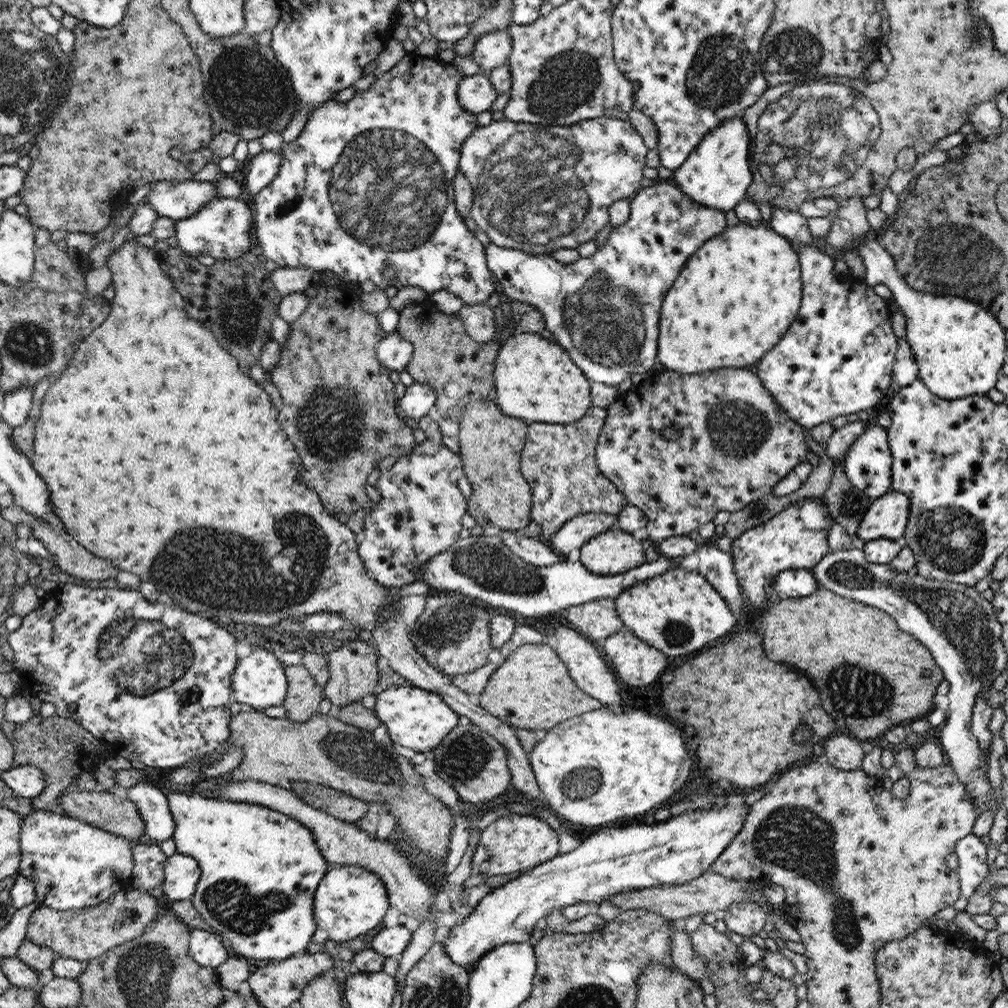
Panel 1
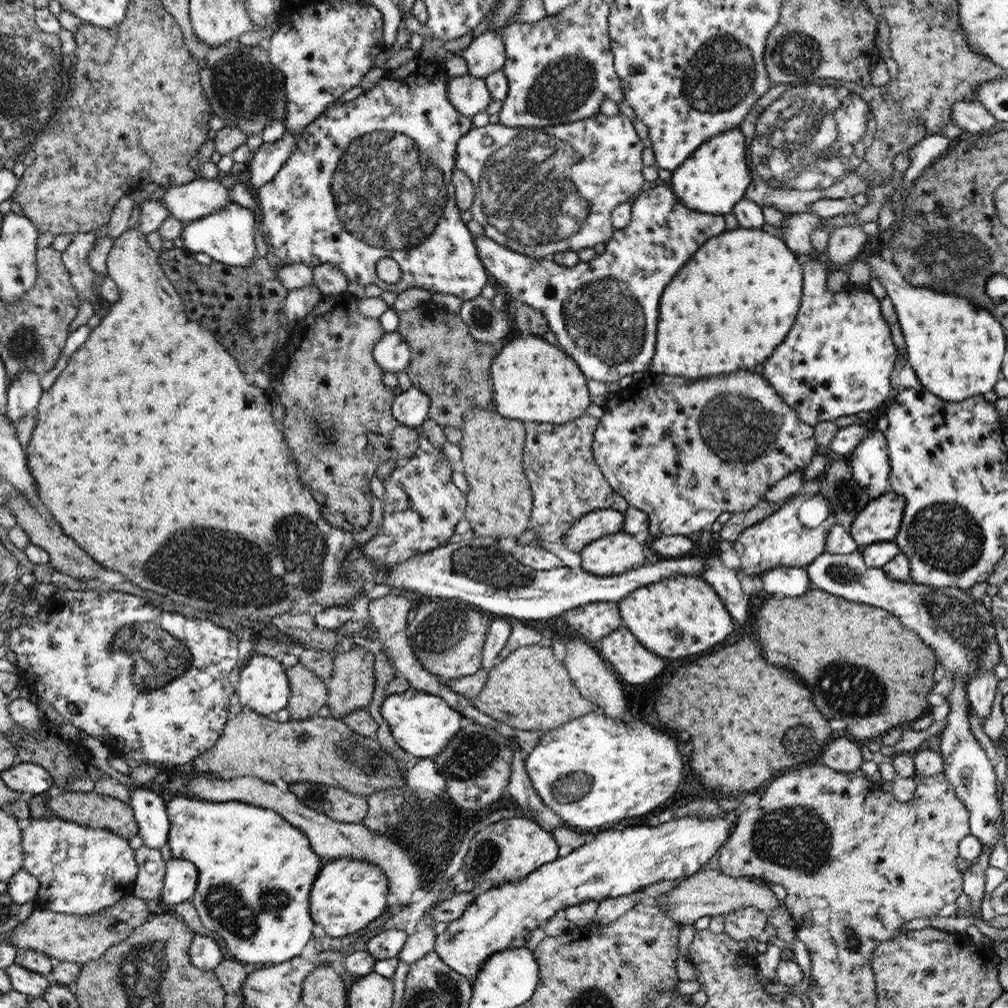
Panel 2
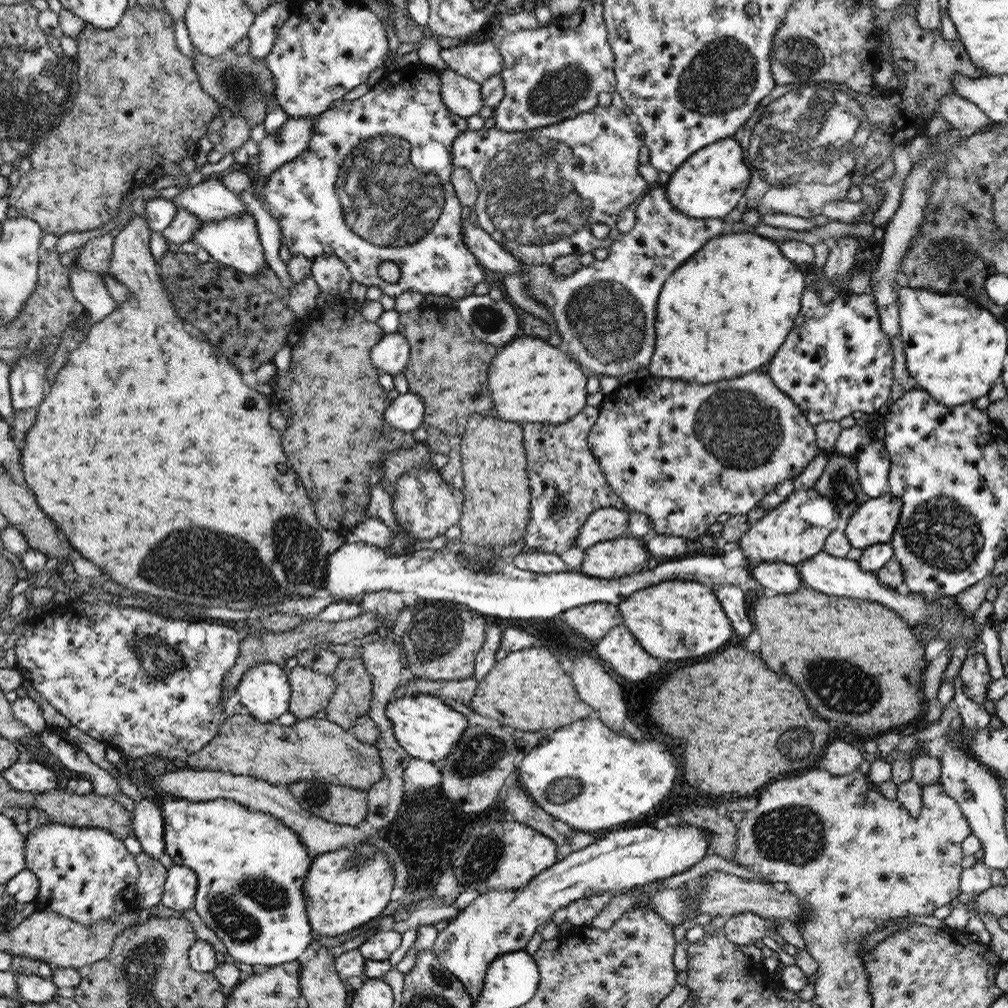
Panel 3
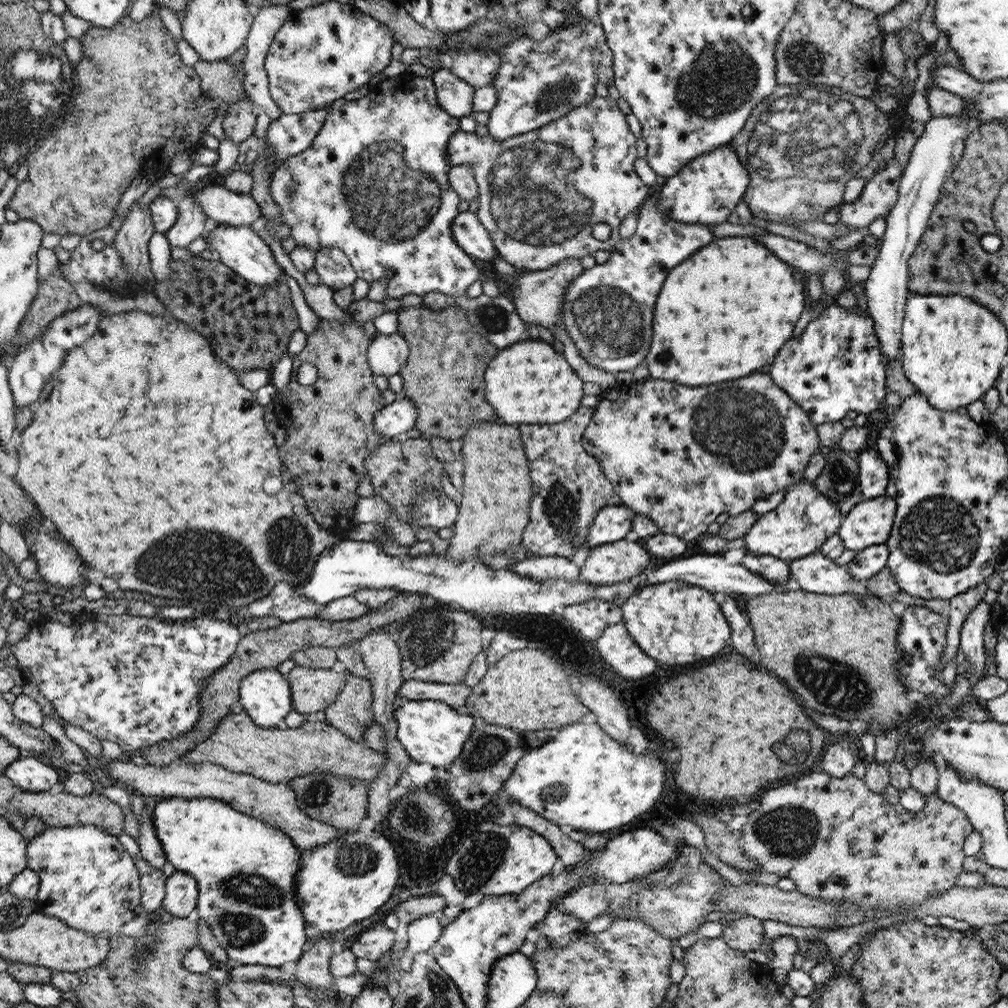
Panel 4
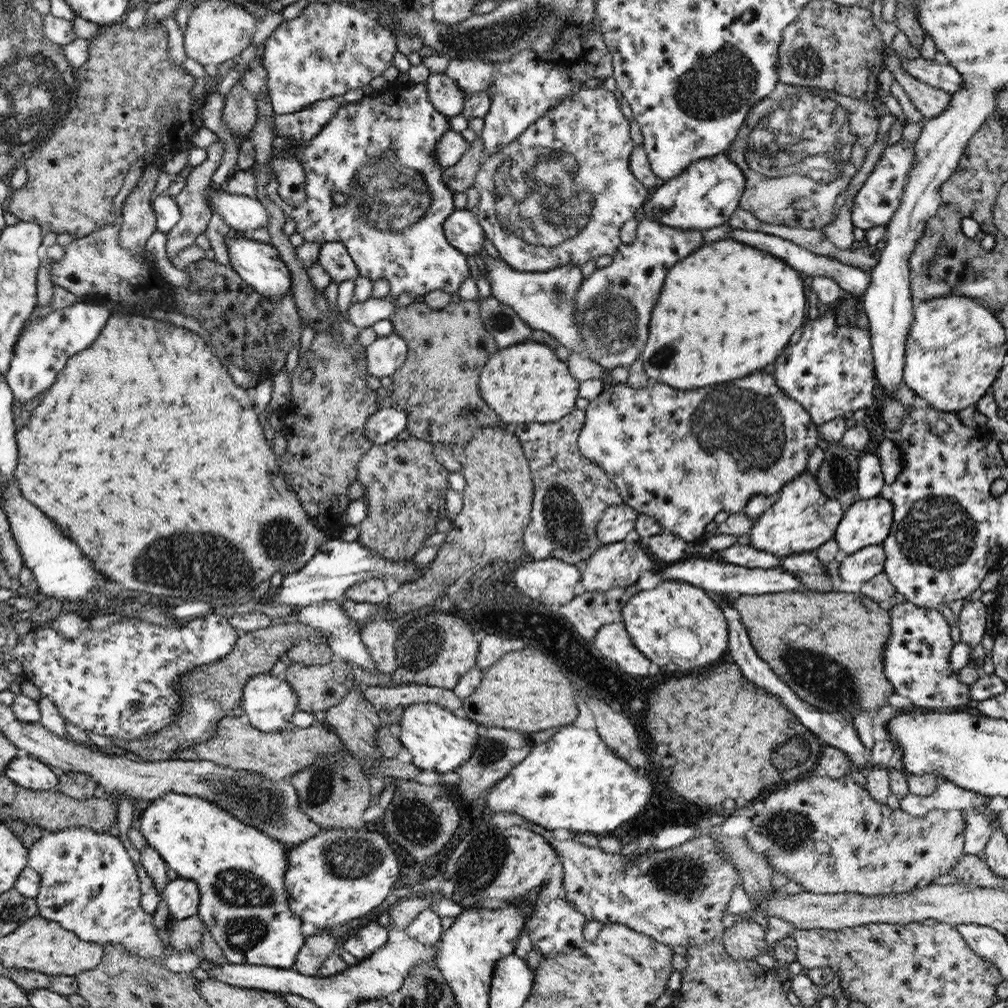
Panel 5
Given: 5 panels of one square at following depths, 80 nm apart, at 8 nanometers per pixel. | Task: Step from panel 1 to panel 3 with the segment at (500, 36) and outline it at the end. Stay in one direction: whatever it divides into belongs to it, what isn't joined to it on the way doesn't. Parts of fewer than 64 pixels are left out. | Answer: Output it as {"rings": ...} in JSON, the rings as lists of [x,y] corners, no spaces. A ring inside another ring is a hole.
{"rings":[[[483,37],[464,45],[442,49],[440,56],[447,69],[481,85],[492,76],[501,74],[504,68],[503,56],[491,39],[492,37]]]}

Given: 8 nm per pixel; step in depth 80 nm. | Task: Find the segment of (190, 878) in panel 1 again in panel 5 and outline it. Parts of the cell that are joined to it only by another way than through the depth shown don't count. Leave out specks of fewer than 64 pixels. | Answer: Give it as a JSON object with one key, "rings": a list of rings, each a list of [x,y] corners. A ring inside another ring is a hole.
{"rings":[[[181,877],[164,888],[164,898],[174,919],[182,920],[196,915],[199,907],[199,889],[196,882]]]}

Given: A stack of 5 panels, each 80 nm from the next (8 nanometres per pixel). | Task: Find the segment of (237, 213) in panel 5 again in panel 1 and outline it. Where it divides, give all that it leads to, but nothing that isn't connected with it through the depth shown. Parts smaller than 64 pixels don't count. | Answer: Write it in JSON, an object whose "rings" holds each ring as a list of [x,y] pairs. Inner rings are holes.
{"rings":[[[158,180],[143,203],[156,210],[158,216],[176,221],[200,212],[218,196],[217,186],[210,181]]]}

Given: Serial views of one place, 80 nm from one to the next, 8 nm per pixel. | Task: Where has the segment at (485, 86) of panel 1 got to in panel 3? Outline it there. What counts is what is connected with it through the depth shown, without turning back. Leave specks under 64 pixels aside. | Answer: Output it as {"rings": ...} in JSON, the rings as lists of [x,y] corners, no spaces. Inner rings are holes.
{"rings":[[[448,69],[442,71],[439,77],[442,79],[443,102],[452,114],[462,118],[478,115],[483,107],[480,84]]]}

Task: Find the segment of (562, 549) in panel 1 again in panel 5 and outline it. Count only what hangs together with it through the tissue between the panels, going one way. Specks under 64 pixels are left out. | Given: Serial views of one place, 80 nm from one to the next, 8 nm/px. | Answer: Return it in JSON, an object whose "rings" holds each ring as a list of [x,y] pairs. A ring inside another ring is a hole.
{"rings":[[[624,503],[610,506],[597,524],[598,542],[608,545],[624,541],[626,536],[635,530],[639,515],[637,510]]]}

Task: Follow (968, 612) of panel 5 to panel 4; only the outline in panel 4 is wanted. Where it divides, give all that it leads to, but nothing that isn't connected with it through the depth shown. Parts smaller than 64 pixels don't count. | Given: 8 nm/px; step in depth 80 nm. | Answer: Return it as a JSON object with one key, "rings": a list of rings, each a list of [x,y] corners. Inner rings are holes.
{"rings":[[[980,601],[967,615],[960,633],[960,650],[966,654],[971,664],[967,672],[982,676],[986,655],[984,647],[984,630],[986,623],[992,619],[993,606]]]}

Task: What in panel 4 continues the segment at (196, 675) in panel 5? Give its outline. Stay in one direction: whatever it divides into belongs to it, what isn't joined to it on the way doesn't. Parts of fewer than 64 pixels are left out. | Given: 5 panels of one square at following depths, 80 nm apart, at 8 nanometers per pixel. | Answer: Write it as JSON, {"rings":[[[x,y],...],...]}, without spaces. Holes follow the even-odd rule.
{"rings":[[[398,592],[386,604],[379,606],[377,609],[368,611],[364,616],[355,619],[332,621],[322,619],[318,616],[301,618],[295,621],[283,622],[275,628],[268,630],[258,630],[245,635],[234,656],[227,662],[224,668],[218,670],[214,677],[207,680],[206,689],[203,690],[202,696],[202,717],[199,718],[198,725],[192,733],[184,734],[184,737],[178,737],[172,742],[162,742],[156,746],[150,746],[141,750],[140,755],[147,764],[162,766],[174,763],[182,755],[191,751],[202,741],[207,741],[217,728],[217,725],[229,713],[230,706],[239,700],[239,690],[241,682],[245,676],[251,672],[264,670],[265,668],[277,668],[284,660],[291,658],[291,654],[299,651],[306,646],[310,647],[339,647],[352,644],[359,641],[365,634],[370,631],[388,627],[391,622],[404,619],[413,609],[417,609],[424,602],[424,596],[420,593]]]}

